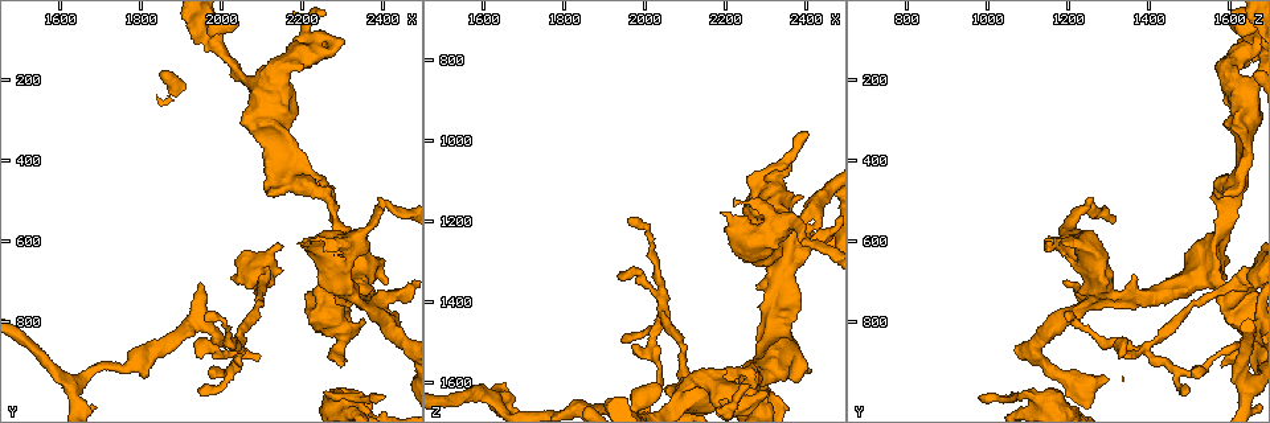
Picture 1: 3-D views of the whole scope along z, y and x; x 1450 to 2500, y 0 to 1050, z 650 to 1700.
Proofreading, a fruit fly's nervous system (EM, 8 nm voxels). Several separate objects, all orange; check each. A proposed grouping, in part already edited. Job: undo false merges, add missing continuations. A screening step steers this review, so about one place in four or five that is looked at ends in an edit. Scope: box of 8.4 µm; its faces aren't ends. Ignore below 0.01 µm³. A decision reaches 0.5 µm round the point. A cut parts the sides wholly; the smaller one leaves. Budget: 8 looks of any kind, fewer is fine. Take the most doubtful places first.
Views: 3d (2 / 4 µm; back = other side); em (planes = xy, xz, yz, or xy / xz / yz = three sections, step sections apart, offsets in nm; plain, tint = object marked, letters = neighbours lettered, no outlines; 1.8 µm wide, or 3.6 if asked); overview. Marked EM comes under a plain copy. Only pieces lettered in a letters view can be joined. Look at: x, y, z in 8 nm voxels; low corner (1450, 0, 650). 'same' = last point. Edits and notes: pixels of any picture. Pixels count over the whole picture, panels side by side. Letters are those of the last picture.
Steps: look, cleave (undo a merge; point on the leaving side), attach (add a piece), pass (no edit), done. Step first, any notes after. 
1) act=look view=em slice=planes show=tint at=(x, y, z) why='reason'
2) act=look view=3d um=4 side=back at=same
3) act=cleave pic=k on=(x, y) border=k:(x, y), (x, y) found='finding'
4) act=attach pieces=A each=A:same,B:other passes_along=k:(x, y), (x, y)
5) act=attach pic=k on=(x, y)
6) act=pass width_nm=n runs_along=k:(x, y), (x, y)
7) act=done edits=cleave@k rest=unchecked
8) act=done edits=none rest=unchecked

act=look view=em slice=planes show=tint at=(2275, 505, 1595) why='arms part here'

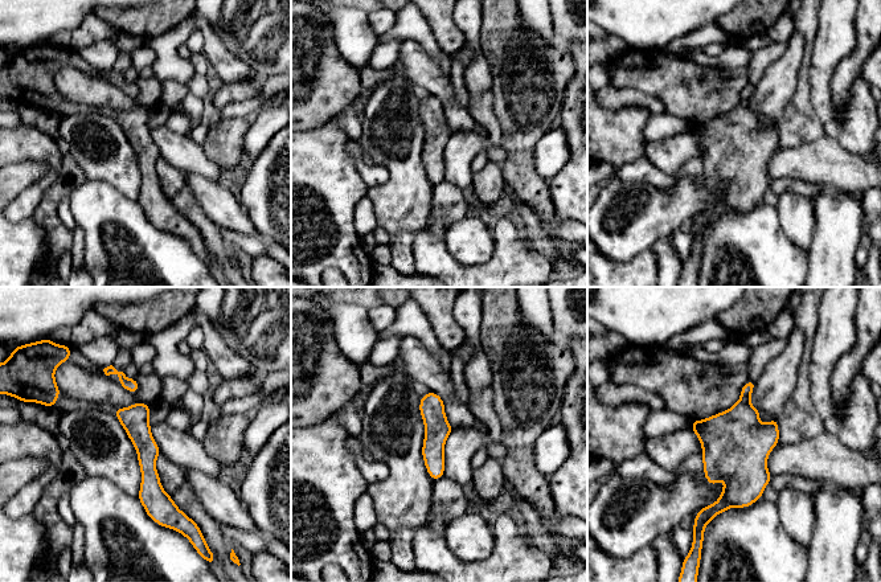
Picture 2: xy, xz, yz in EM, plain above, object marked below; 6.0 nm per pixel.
act=look view=em slice=planes show=letters at=same

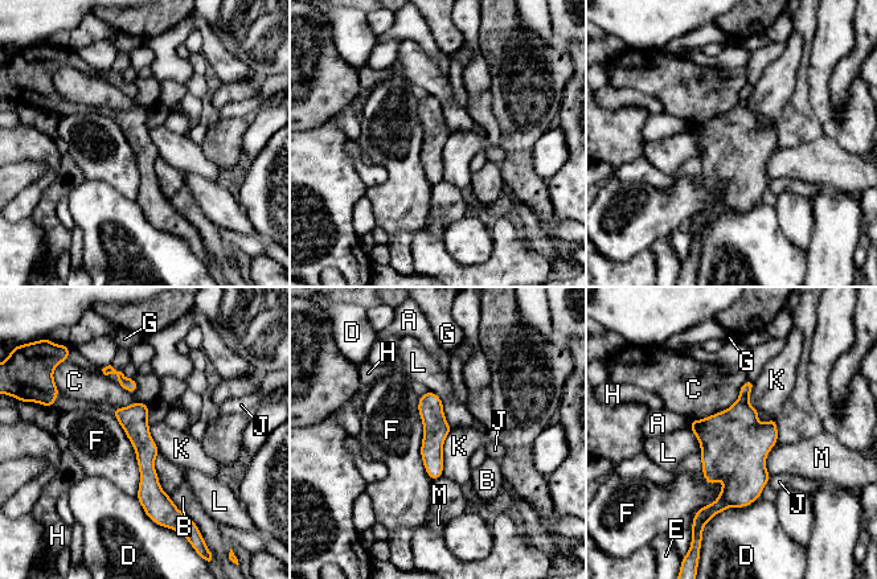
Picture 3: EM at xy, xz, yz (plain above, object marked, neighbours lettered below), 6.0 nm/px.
act=pass each=A:other,B:other,C:other,D:other,E:other,F:other,G:other,H:other,J:other,K:other,L:other,M:other found='all the same neuron'

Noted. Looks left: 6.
act=look view=3d um=4 at=(2035, 860, 1390) why='arms run side by side'

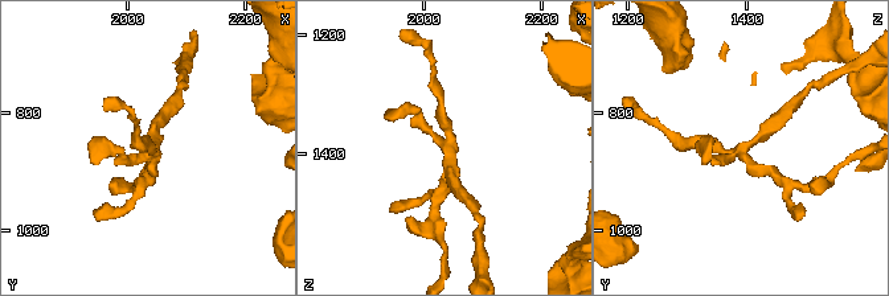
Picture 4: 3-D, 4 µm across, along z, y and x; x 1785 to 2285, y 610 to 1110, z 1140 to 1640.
act=look view=em slice=planes show=letters at=(2040, 860, 1400) why='shape alone is not enough'

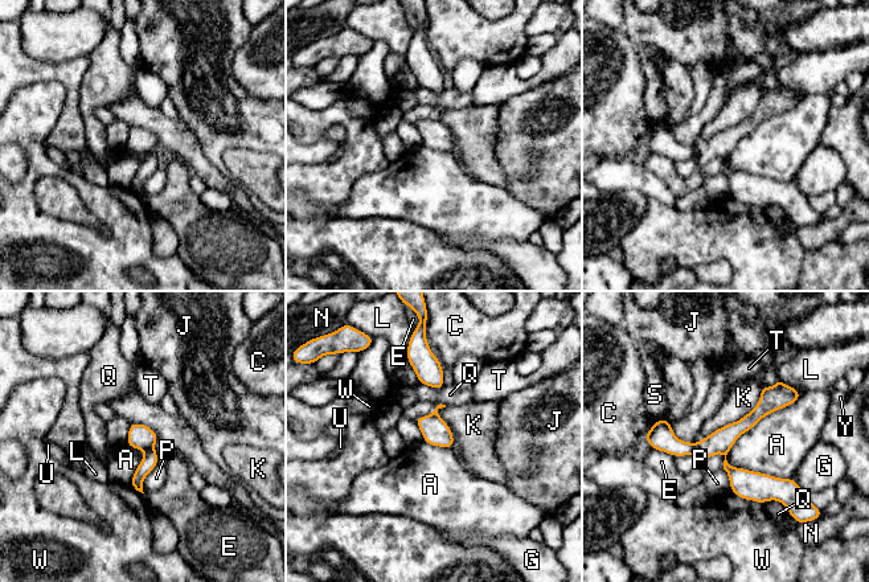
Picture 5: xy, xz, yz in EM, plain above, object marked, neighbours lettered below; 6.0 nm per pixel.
act=cleave pic=5 on=(721, 441) each=A:other,C:other,E:other,G:other,J:other,K:other,L:other,N:other,P:other,Q:other,S:other,T:other,U:other,W:other,Y:other arms=4 part_leaving=5:(795, 394), (773, 398), (701, 458) found='a second neuron is stuck on'

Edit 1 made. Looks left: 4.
act=look view=3d um=4 side=back at=(2285, 805, 1625) why='looks like a crossing'

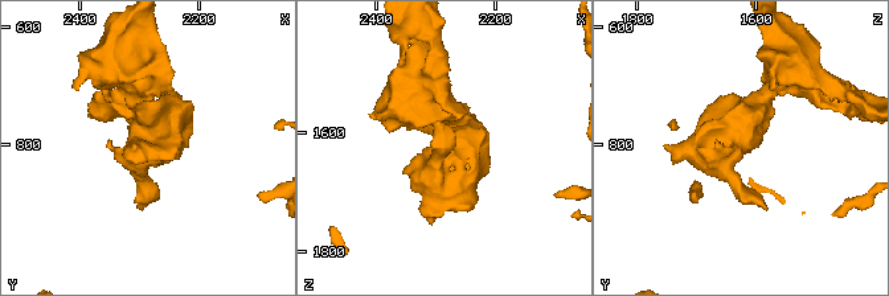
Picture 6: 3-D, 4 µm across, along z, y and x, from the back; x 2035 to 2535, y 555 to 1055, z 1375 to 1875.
act=look view=em slice=planes show=letters at=same arms=4 why='need the tissue'

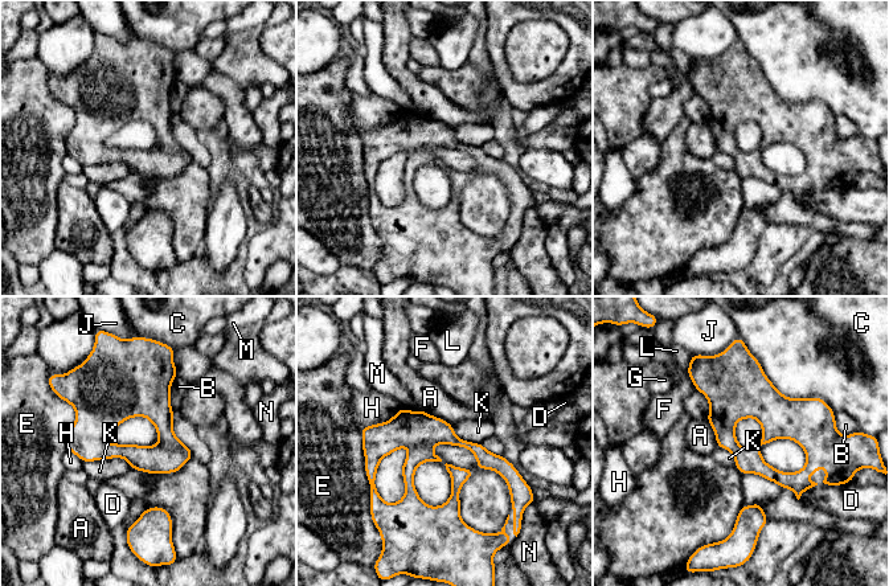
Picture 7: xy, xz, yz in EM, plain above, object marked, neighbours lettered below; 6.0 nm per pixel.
act=pass width_nm=160 each=A:other,B:other,C:other,D:other,E:other,F:other,G:other,H:other,J:other,K:other,L:other,M:other,N:other runs_along=7:(367, 430), (412, 447), (410, 498), (438, 524) found='one neuron here'

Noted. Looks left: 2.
act=done edits=cleave@5 rest=unchecked

